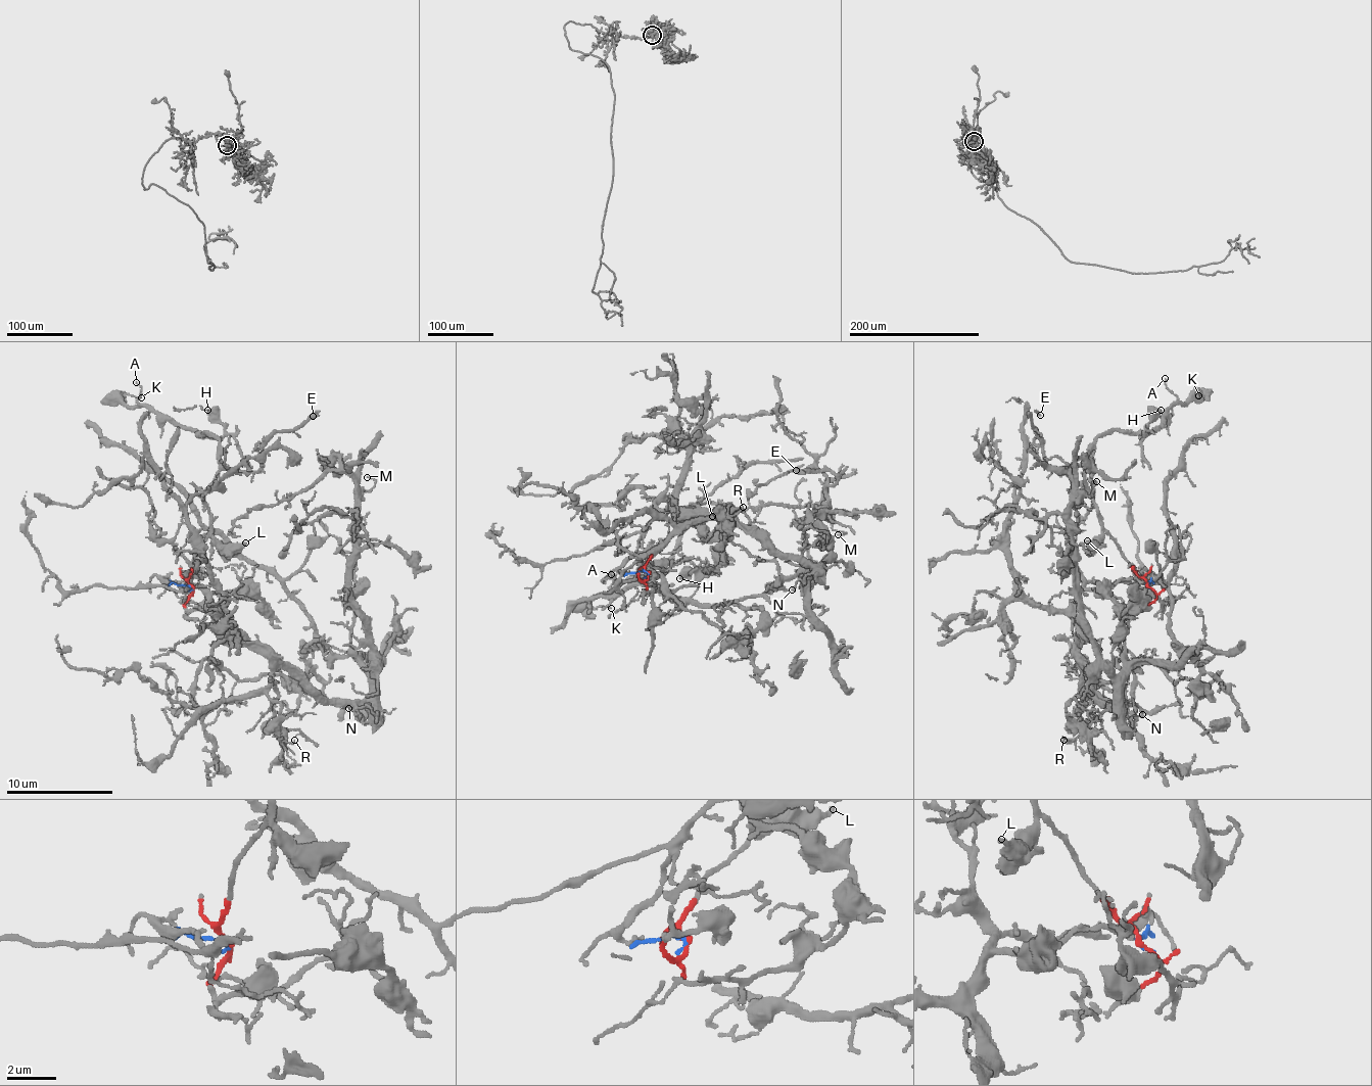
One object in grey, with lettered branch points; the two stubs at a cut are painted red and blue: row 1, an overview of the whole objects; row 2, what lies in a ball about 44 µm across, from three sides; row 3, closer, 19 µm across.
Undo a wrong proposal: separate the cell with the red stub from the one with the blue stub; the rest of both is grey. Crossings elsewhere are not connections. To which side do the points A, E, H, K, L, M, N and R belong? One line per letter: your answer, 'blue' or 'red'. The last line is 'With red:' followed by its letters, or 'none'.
A: red
E: red
H: red
K: red
L: red
M: blue
N: blue
R: blue
With red: A, E, H, K, L

